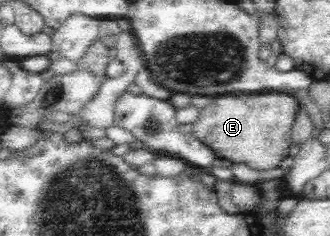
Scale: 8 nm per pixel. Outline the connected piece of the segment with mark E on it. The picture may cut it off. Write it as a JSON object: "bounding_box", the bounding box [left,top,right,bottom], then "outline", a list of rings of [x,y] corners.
{"bounding_box":[191,90,299,171],"outline":[[[262,90],[219,94],[211,96],[210,101],[200,108],[199,118],[191,123],[191,133],[207,143],[217,157],[262,171],[277,167],[288,156],[292,126],[299,107],[292,92]]]}

